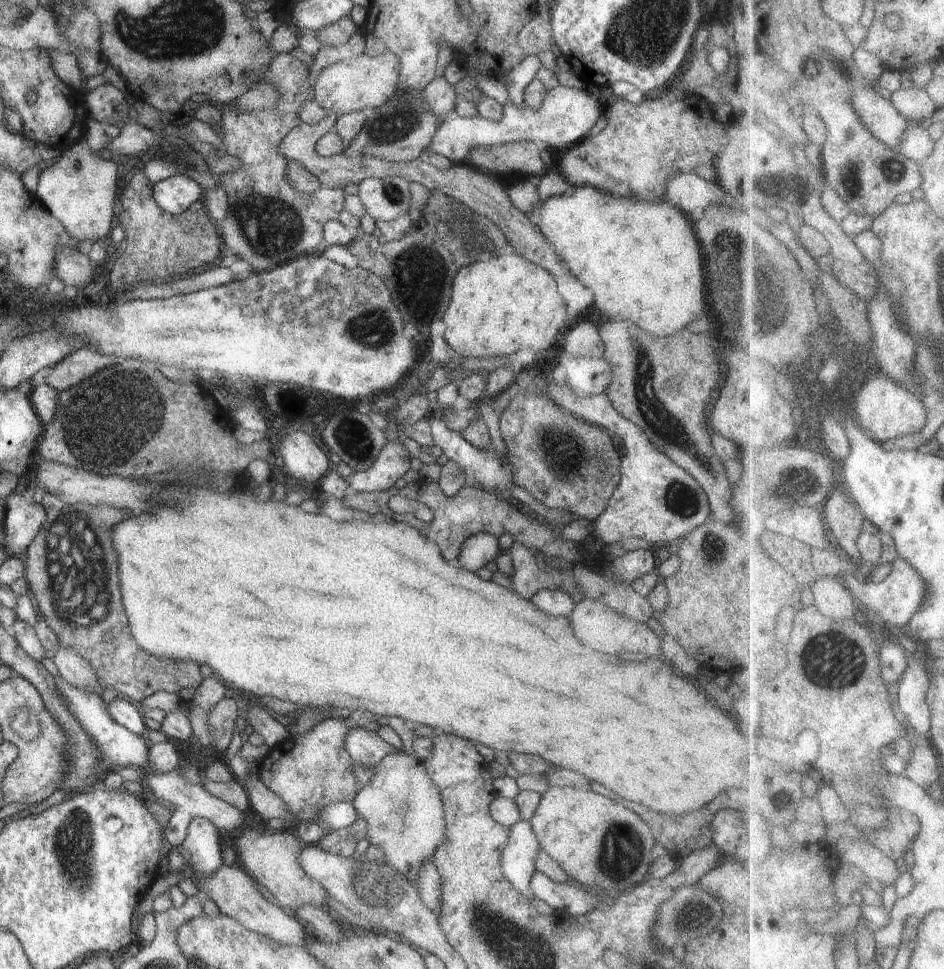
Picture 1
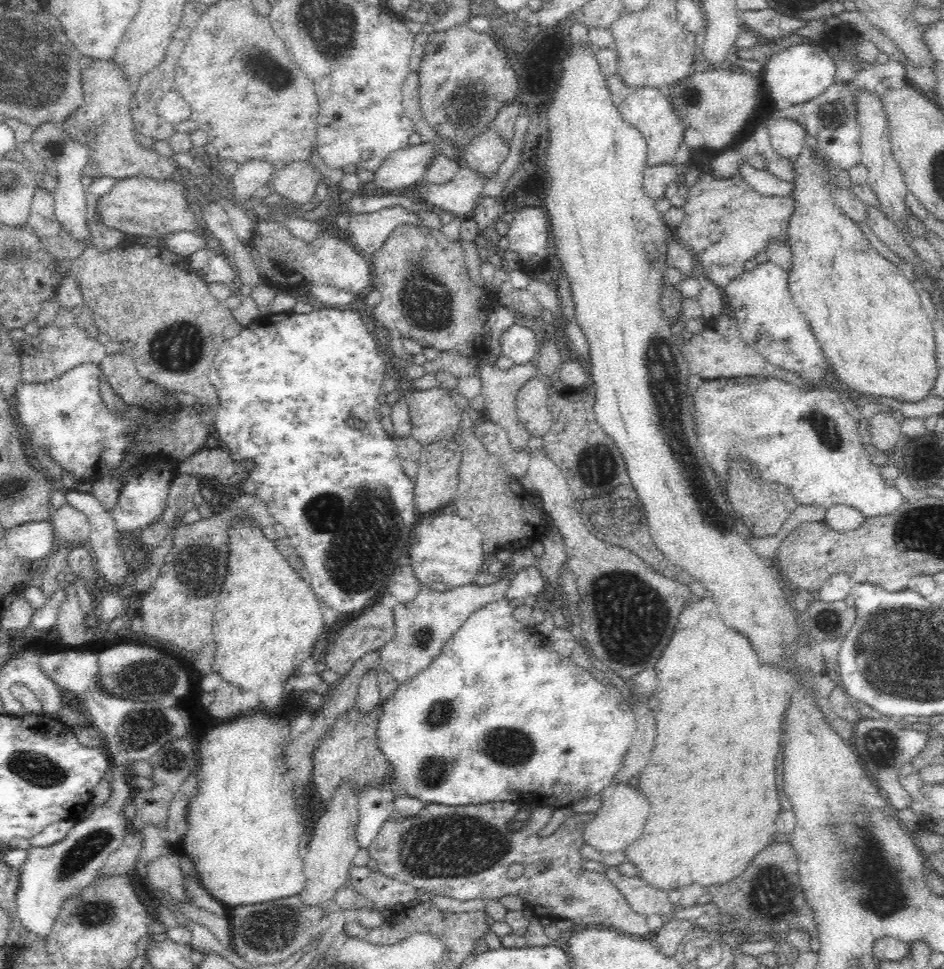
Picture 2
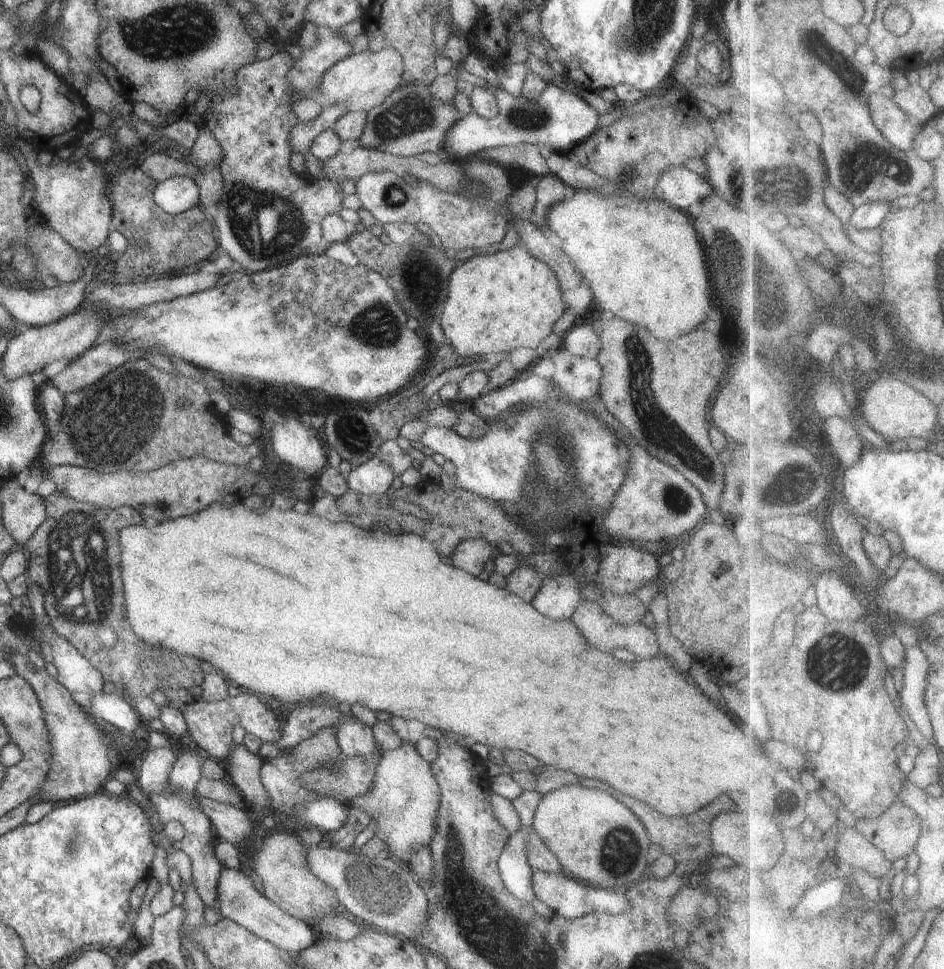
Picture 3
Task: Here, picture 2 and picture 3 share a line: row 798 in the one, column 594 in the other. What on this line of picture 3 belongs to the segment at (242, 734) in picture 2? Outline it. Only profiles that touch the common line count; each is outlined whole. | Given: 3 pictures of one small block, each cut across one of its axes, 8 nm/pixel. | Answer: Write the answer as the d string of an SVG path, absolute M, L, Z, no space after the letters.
M580 190L575 192L574 198L554 204L546 222L550 236L568 254L582 278L588 280L589 288L596 296L596 306L602 313L608 310L608 315L614 314L621 320L638 324L650 330L658 340L672 342L704 322L712 310L702 246L687 212L673 208L654 196L641 200L627 193L602 195Z

